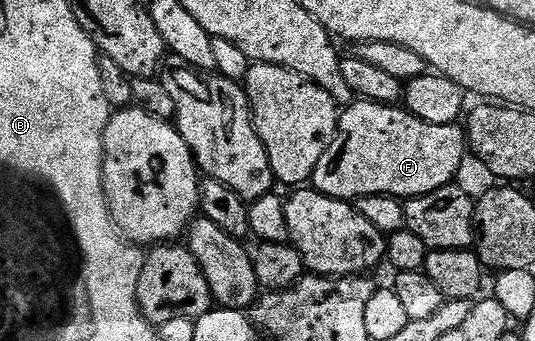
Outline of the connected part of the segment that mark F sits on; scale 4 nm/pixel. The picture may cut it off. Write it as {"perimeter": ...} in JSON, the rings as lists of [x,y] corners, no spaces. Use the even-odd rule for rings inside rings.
{"perimeter":[[[359,98],[342,109],[339,129],[335,131],[333,142],[329,142],[329,150],[321,154],[321,162],[317,162],[310,183],[316,192],[348,202],[358,201],[368,194],[398,198],[424,196],[452,183],[466,156],[469,156],[467,133],[458,123],[430,124],[408,112],[406,107]]]}

